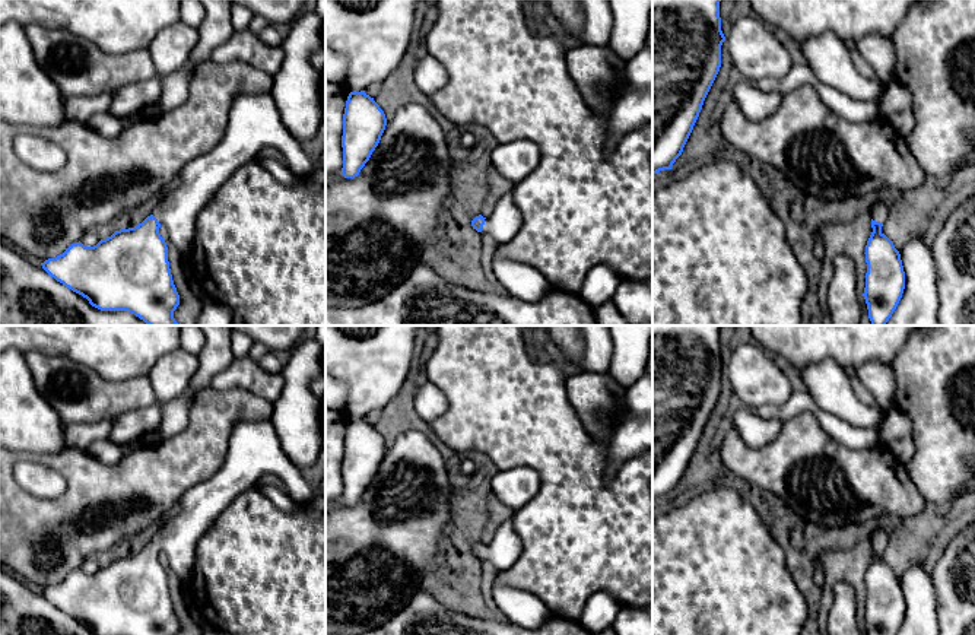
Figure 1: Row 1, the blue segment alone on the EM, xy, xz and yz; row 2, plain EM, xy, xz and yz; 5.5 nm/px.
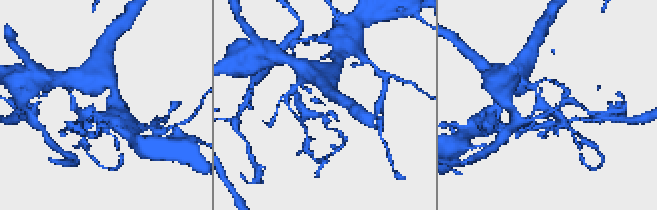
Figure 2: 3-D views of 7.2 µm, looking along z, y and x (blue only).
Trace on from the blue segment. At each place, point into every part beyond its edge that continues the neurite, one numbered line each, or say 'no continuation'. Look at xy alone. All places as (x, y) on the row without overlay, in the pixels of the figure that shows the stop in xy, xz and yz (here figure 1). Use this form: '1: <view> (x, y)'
1: xy (254, 450)

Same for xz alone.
1: xz (505, 548)

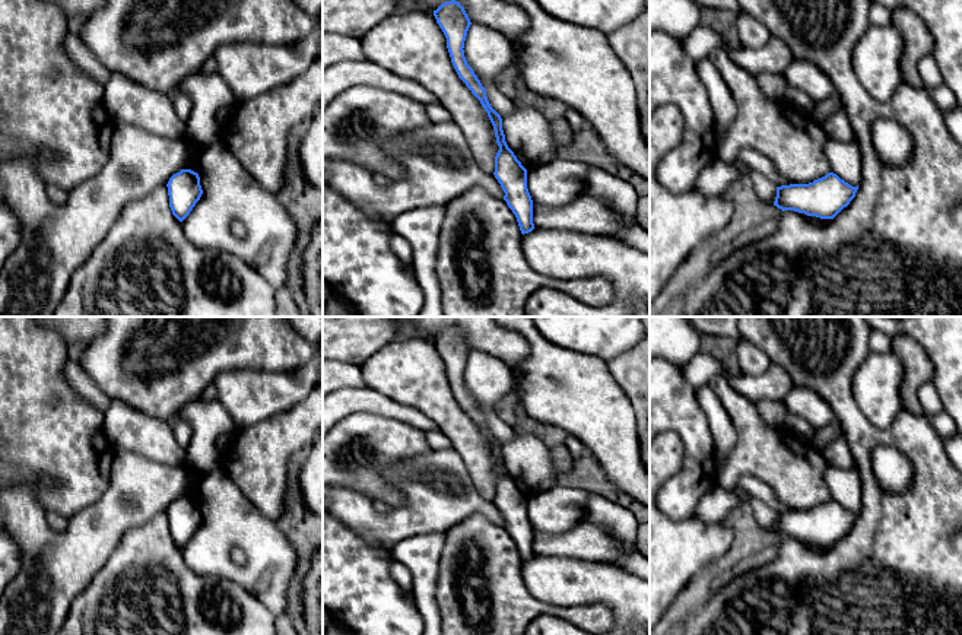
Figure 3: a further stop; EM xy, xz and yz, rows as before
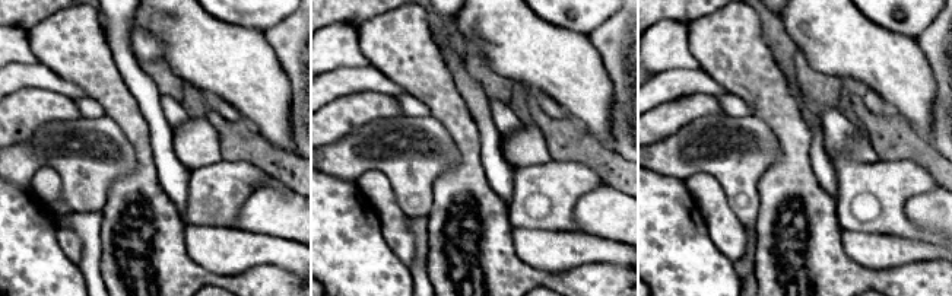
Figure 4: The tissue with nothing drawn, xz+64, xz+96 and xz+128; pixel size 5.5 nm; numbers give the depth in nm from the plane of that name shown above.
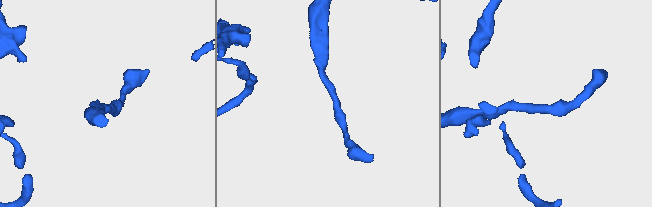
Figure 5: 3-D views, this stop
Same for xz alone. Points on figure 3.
no continuation

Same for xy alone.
no continuation

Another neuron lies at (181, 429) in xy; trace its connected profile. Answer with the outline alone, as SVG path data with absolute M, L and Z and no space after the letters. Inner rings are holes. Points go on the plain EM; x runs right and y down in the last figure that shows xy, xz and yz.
M175 420L171 423L171 429L172 429L172 434L174 434L177 442L181 447L187 448L191 436L193 436L191 425L185 420Z

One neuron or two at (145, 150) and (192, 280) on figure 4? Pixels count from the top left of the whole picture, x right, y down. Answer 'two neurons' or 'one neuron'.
one neuron

